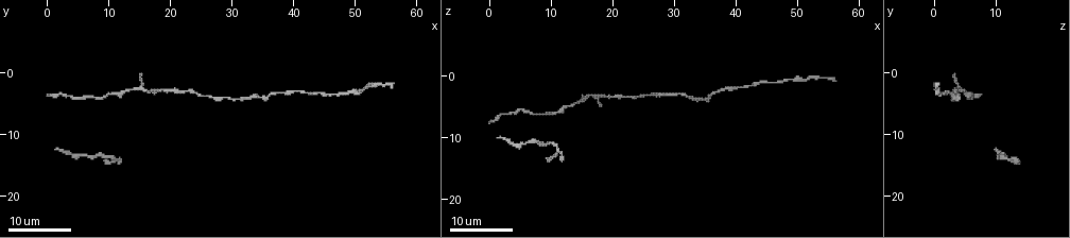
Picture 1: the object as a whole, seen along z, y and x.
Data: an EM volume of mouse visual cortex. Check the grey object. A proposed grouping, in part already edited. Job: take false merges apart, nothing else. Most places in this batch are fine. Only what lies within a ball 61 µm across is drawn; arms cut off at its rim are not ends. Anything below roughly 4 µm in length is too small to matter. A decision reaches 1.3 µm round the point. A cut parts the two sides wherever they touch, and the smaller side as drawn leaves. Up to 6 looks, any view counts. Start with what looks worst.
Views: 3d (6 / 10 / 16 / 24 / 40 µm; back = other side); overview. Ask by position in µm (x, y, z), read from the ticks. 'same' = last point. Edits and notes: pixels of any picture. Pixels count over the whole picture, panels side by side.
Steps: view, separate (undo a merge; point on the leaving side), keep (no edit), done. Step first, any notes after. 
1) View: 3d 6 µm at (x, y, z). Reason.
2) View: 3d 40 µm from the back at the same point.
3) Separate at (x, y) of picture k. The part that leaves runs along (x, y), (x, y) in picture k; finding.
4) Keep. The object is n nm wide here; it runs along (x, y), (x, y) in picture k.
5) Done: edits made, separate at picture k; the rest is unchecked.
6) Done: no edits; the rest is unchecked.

View: 3d 24 µm at (17.5, 3.0, 3.5). Side arm on a straight run.

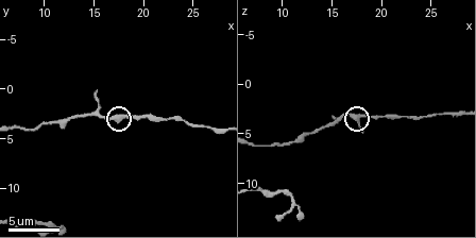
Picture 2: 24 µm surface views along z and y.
View: 3d 6 µm at the same point. Closer look.

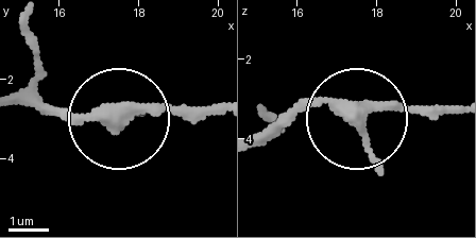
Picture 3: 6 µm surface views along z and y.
Keep. 3 arms meet here; it runs along (363, 105), (342, 118), (302, 101), (261, 132) in picture 3; one neuron here.

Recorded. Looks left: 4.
View: 3d 10 µm at (10.4, 3.6, 6.0). Calibre changes.

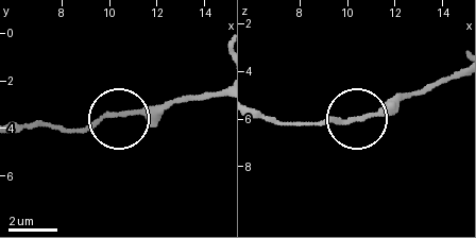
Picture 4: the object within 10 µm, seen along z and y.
Keep. It runs along (456, 73), (395, 96), (364, 116), (282, 122) in picture 4; one neuron here.

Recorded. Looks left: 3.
View: 3d 16 µm at (24.8, 3.6, 3.2). Calibre changes.

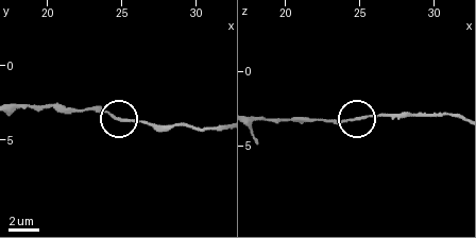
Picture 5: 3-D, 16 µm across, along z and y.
Keep. The object is 180 nm wide here; it runs along (258, 120), (409, 117) in picture 5; one neuron here.

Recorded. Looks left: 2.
Done: no edits; the rest is unchecked.

